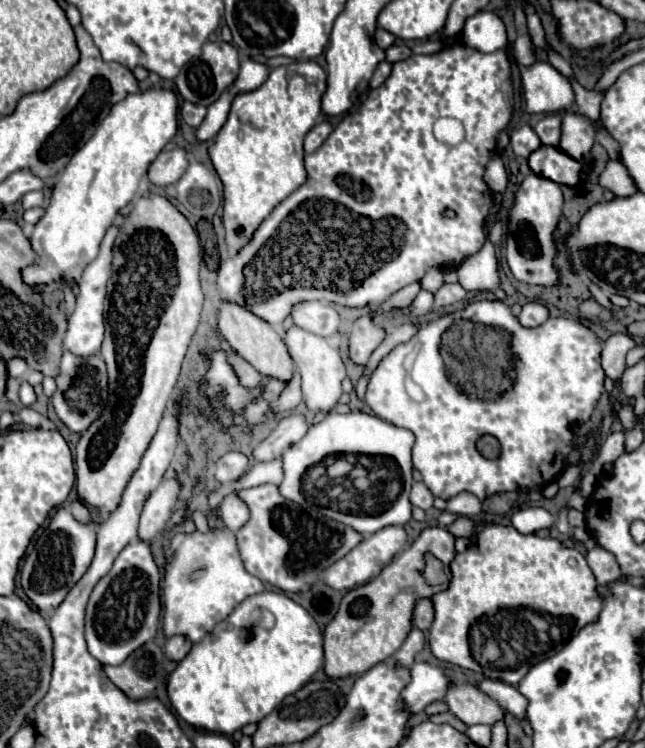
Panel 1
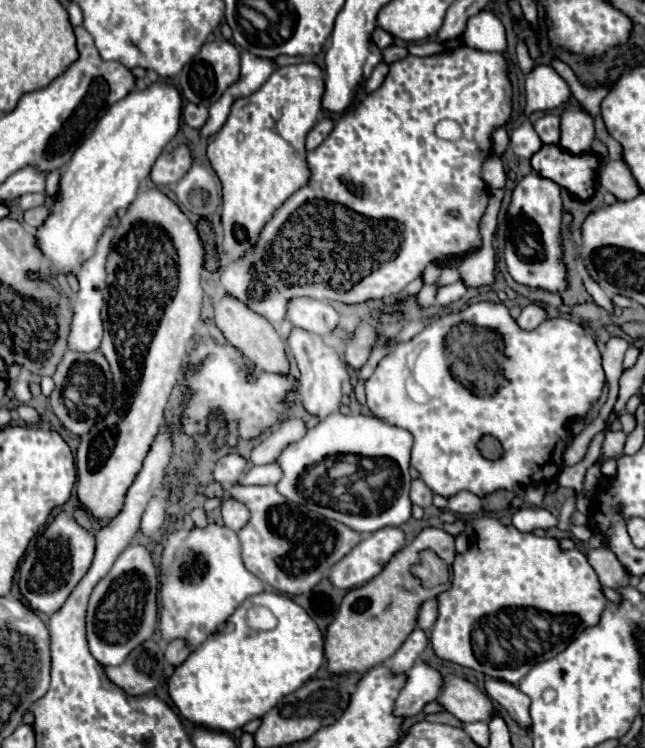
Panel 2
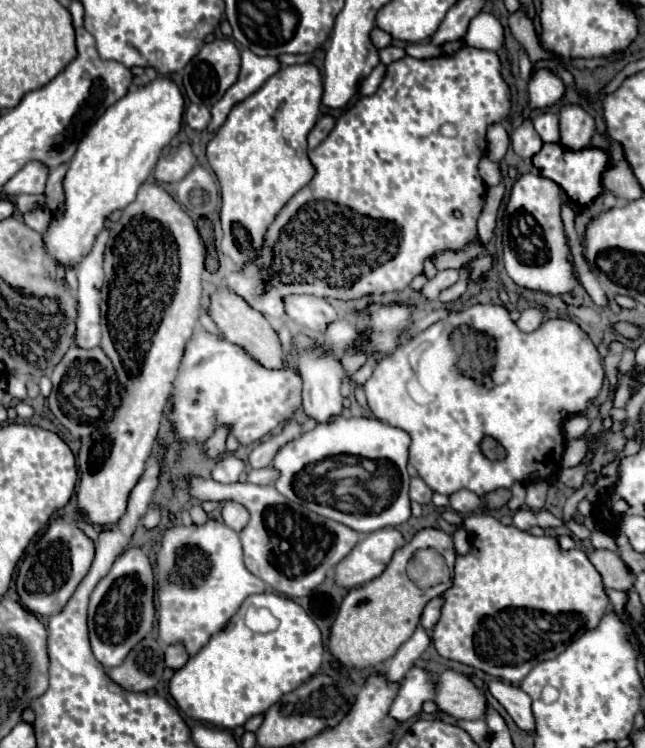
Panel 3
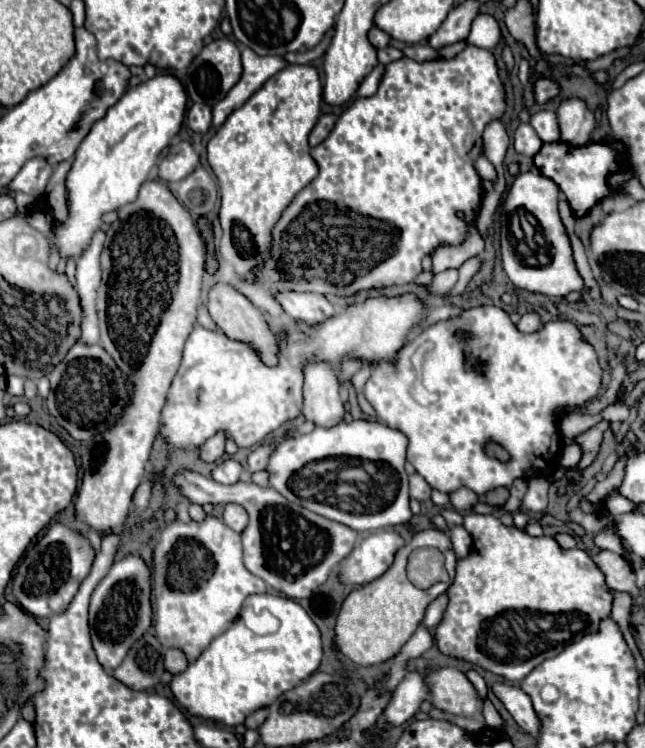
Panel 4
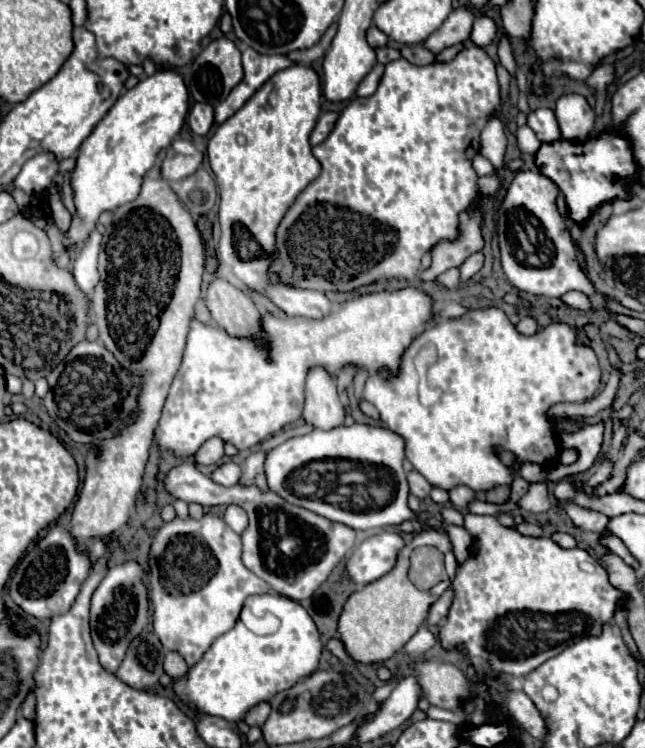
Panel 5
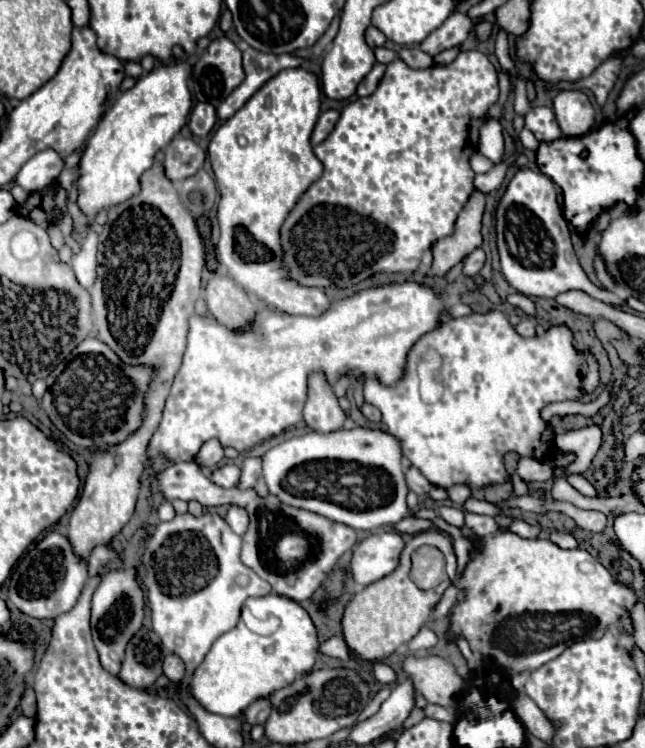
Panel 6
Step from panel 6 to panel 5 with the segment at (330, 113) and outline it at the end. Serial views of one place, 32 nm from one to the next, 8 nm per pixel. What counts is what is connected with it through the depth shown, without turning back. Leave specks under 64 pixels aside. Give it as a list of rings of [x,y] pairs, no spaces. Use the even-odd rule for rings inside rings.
[[[324,112],[324,114],[320,114],[320,118],[318,118],[318,122],[316,122],[316,126],[314,126],[312,134],[310,134],[310,144],[312,146],[320,144],[332,132],[332,128],[336,124],[336,118],[338,118],[336,112]]]

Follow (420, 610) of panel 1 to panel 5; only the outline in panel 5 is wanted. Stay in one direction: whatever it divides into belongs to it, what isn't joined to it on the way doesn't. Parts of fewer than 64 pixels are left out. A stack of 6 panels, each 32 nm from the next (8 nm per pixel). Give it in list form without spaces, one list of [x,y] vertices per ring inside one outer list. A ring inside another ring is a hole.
[[[450,588],[450,592],[444,592],[444,594],[432,604],[430,614],[428,614],[428,624],[438,624],[442,618],[446,618],[452,600],[454,600],[454,590]]]

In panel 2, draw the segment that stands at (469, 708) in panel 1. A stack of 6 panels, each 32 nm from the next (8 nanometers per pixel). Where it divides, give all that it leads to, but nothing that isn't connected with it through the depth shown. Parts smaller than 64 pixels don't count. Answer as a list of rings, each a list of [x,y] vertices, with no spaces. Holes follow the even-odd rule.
[[[444,674],[438,704],[460,722],[488,722],[494,714],[492,700],[476,684],[456,674]]]

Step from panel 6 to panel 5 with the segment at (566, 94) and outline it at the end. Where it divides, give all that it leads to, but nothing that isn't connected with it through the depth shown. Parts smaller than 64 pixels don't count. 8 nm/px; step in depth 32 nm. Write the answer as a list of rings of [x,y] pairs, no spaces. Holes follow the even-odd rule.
[[[564,94],[556,102],[556,118],[564,140],[586,140],[594,128],[594,110],[580,94]]]

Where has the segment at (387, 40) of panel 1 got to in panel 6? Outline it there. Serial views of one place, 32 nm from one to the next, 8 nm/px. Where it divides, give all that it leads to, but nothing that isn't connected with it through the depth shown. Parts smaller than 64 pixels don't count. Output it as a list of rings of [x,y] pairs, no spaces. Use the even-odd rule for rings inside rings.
[[[368,26],[366,28],[366,44],[370,46],[370,48],[378,48],[378,46],[384,46],[384,42],[386,42],[386,36],[378,30],[378,28],[374,28],[374,26]]]

